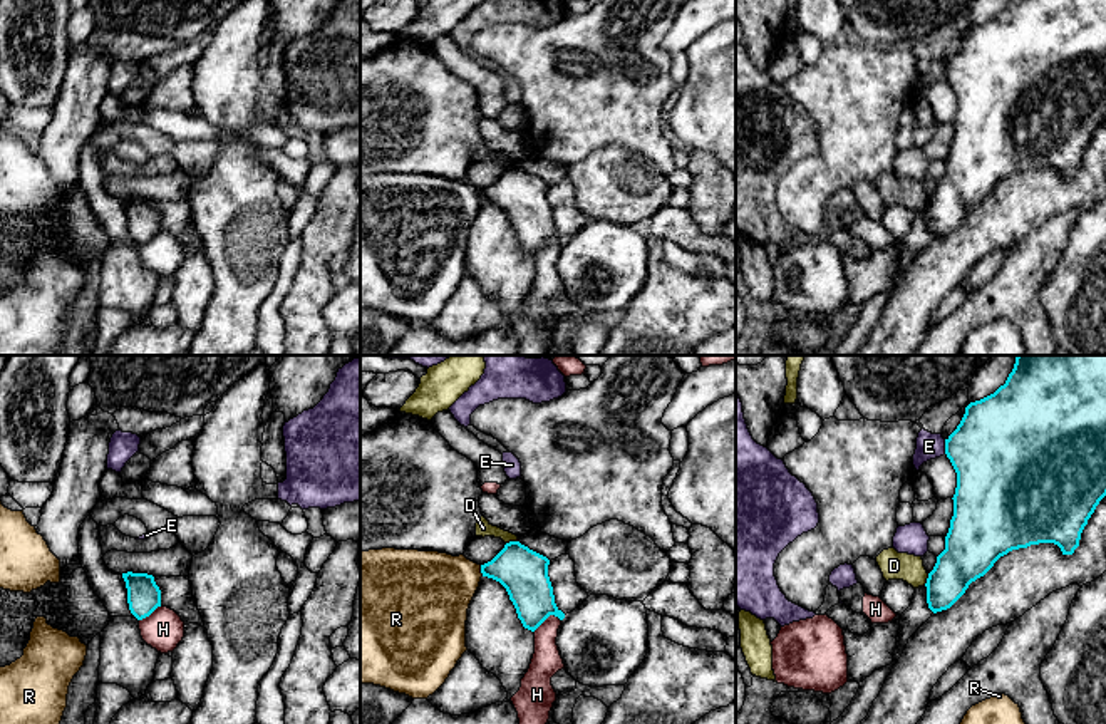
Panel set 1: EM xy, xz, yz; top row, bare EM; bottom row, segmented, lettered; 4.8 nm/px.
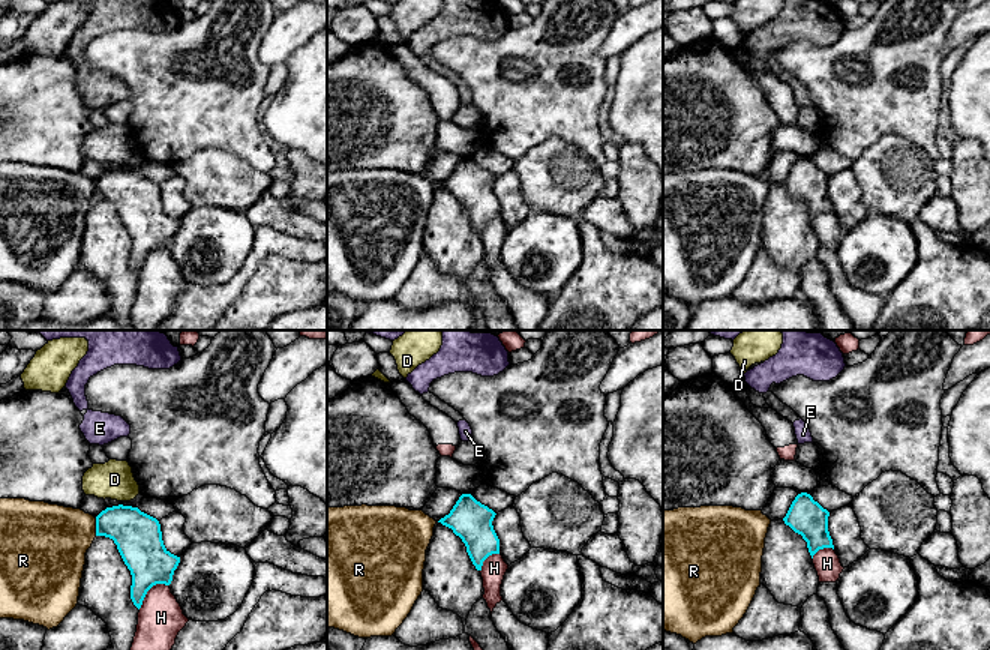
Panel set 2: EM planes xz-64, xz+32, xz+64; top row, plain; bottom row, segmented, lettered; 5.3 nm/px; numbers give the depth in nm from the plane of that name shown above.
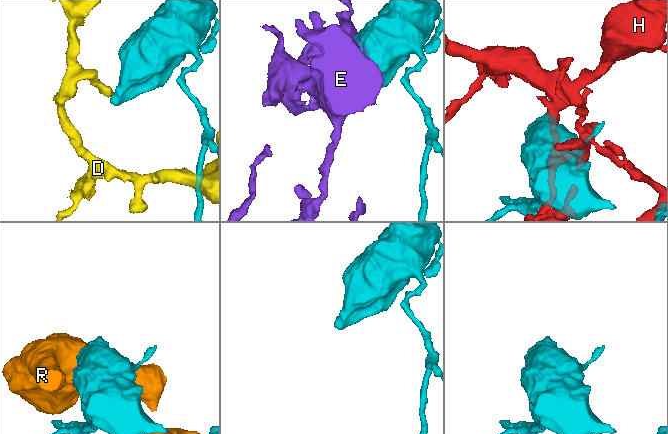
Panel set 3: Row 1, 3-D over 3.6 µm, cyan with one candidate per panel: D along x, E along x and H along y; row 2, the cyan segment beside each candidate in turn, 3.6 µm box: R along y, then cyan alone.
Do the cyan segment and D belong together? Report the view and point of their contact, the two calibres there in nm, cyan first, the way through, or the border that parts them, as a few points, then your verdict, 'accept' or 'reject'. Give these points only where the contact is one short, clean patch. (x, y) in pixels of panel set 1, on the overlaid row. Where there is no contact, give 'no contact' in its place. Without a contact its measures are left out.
contact xz (511, 542); calibres 220 and 80 nm; border xz (516, 540), (506, 543); reject

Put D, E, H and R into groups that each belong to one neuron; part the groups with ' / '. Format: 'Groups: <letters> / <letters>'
Groups: D / E / H / R

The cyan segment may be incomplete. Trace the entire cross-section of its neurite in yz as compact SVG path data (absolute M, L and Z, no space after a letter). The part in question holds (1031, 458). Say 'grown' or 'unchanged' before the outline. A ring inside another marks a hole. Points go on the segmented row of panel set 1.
unchanged; M1017 355L1012 372L1004 385L994 394L970 402L957 429L945 439L945 454L957 473L954 494L954 516L945 536L945 550L937 556L937 563L927 578L927 603L937 613L950 608L969 588L972 582L984 577L994 563L1012 550L1027 548L1039 543L1054 543L1062 555L1072 555L1079 546L1081 533L1106 496L1106 355Z

